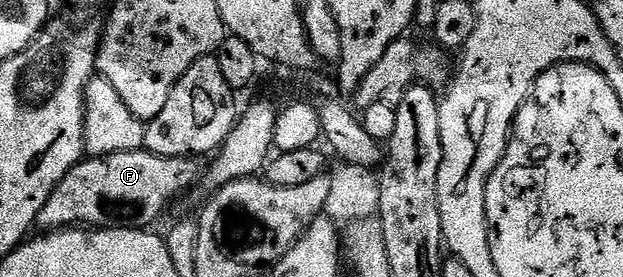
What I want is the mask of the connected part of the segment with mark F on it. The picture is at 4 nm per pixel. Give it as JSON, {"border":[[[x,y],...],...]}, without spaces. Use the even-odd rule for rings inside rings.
{"border":[[[147,150],[85,158],[58,182],[54,194],[46,198],[36,224],[44,230],[77,226],[147,229],[167,210],[171,200],[198,184],[202,168],[196,164],[199,163],[192,158],[166,158]]]}

